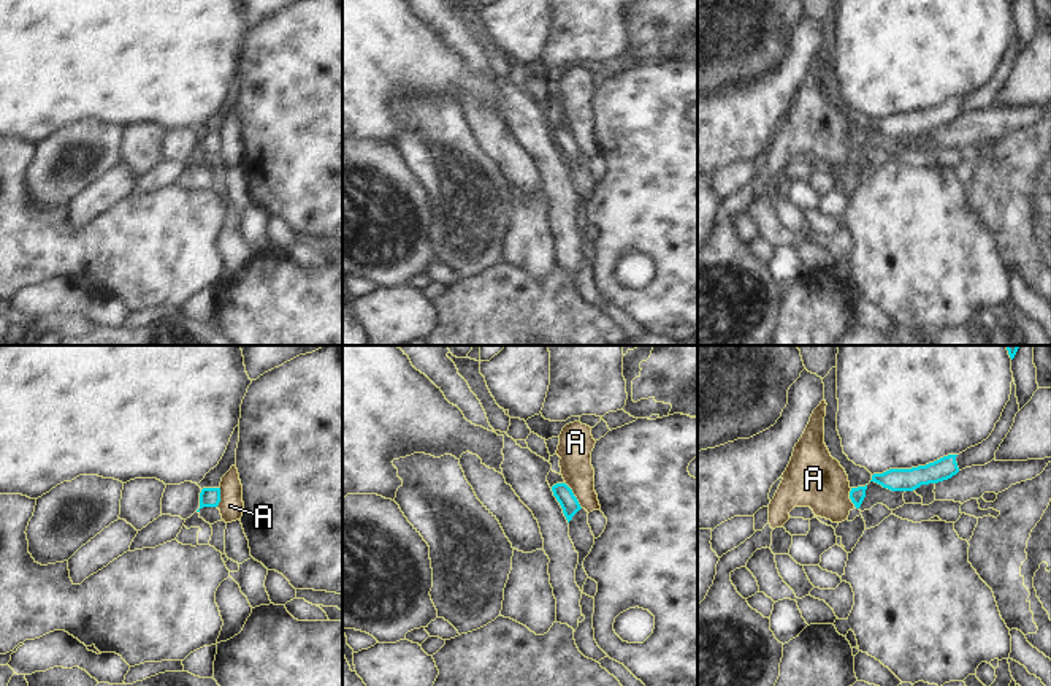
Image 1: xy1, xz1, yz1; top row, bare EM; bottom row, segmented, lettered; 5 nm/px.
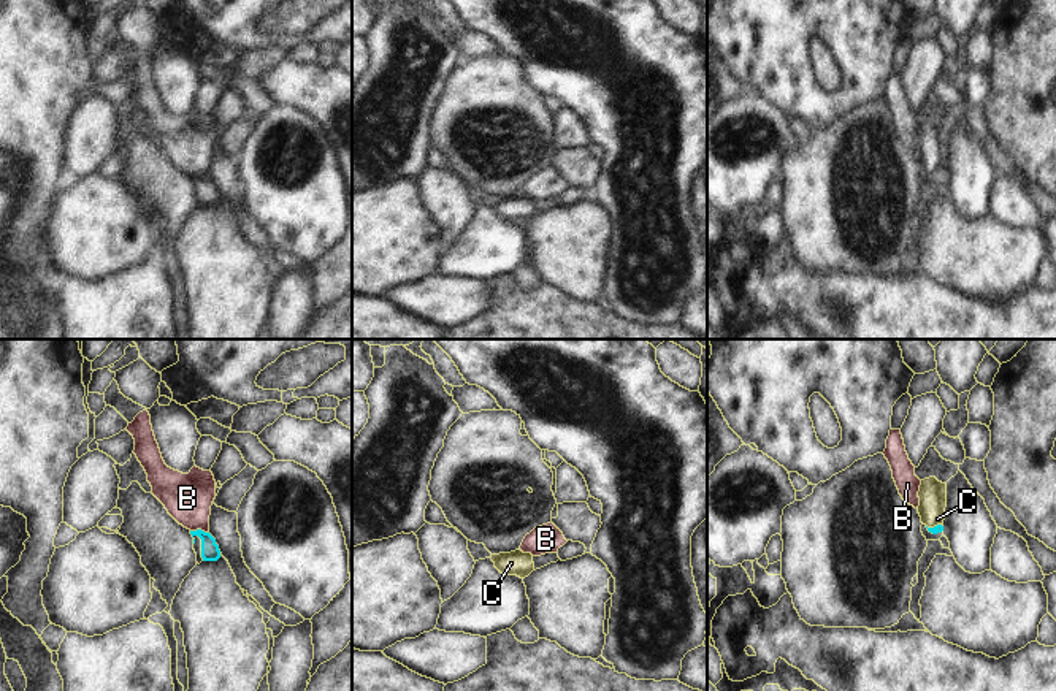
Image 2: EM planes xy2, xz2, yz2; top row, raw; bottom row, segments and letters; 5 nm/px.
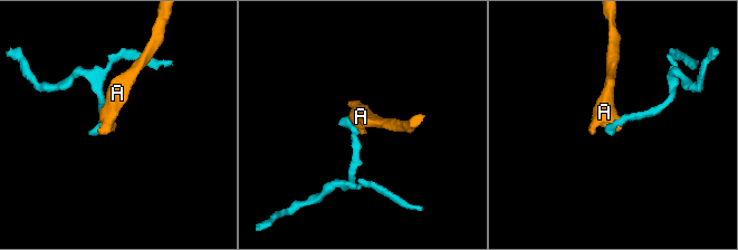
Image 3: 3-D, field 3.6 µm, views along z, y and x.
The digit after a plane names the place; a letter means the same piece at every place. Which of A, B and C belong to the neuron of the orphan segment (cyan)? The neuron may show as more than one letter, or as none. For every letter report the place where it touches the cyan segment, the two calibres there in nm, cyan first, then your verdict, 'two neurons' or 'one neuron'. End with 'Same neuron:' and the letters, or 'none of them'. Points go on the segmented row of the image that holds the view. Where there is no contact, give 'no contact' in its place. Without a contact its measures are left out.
A: xz1 (574, 496) | 90/170 nm | two neurons
B: xy2 (200, 530) | 100/240 nm | two neurons
C: yz2 (934, 526) | 50/140 nm | one neuron
Same neuron: C

